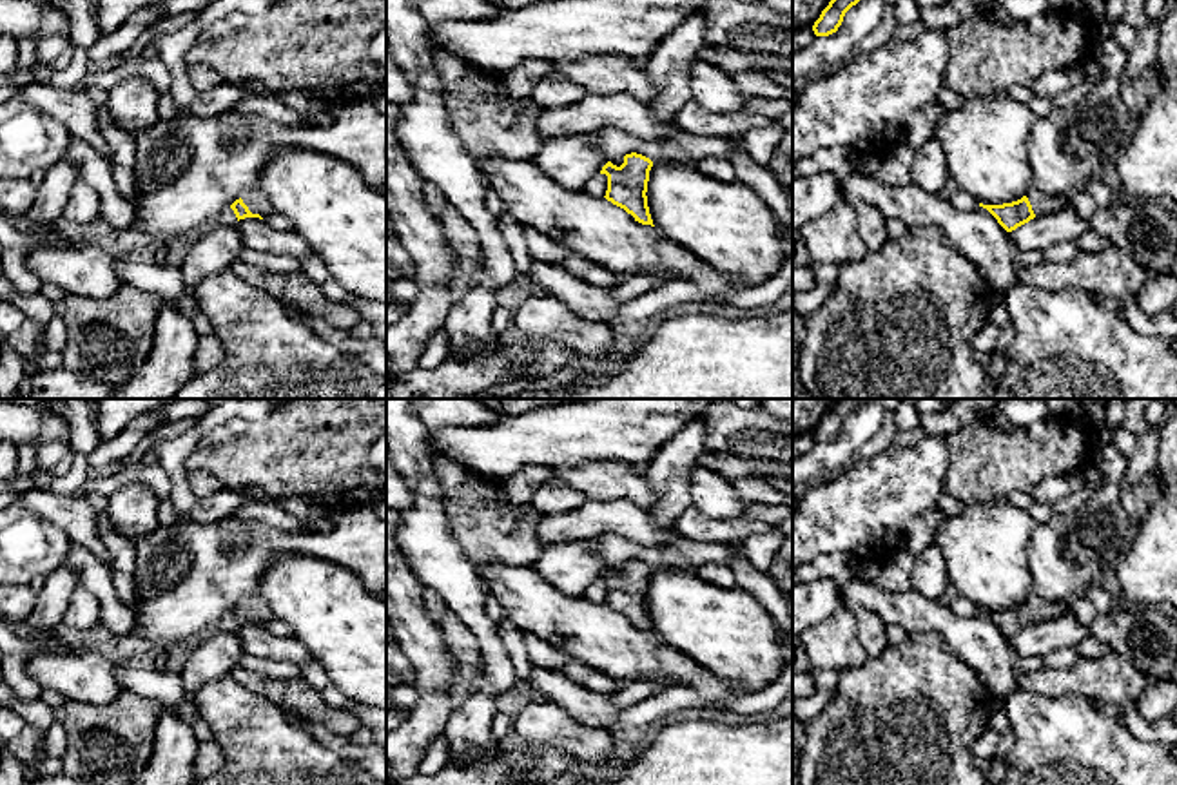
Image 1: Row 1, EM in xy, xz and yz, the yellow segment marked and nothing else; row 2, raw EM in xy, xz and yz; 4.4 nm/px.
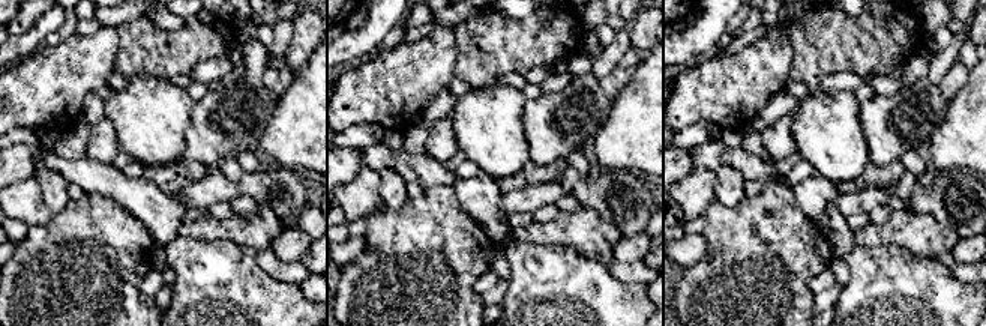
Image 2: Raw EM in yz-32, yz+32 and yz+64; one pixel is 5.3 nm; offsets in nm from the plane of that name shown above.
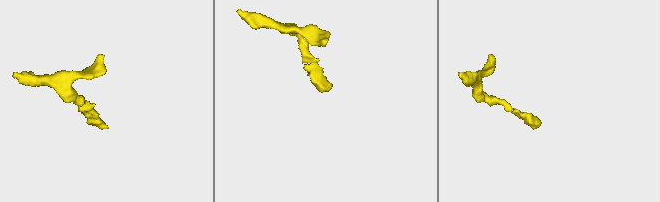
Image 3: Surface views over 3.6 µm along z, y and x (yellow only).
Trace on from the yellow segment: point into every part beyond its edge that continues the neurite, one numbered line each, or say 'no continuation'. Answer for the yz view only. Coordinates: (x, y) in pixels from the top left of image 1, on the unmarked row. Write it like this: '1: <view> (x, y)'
1: yz (1041, 610)

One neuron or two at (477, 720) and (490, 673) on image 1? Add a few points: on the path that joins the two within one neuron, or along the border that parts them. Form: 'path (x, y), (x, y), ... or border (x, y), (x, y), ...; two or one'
path (477, 709), (490, 684); one

